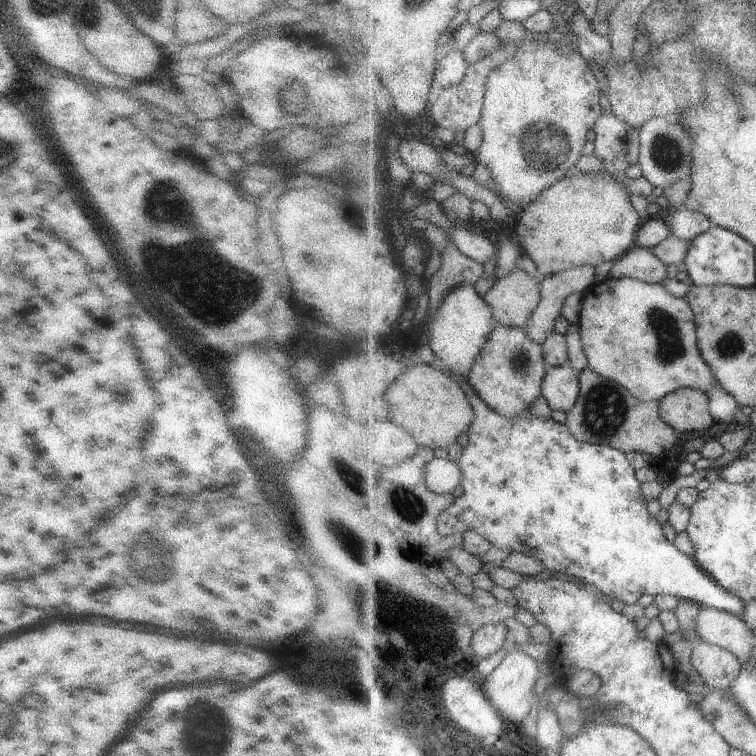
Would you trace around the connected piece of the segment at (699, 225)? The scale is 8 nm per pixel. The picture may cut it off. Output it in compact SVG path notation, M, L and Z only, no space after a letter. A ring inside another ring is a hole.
M687 208L672 209L667 218L670 228L674 230L672 234L680 240L690 242L698 236L705 234L712 228L714 222L703 214ZM674 211L674 212L671 212Z

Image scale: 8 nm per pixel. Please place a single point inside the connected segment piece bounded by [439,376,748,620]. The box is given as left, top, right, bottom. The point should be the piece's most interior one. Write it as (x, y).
(530, 485)

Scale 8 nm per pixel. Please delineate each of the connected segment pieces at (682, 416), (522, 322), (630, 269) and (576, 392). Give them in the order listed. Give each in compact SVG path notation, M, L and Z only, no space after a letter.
M683 388L661 400L661 415L683 437L706 432L717 423L712 416L711 397L704 390Z
M517 266L513 270L509 270L506 276L500 277L494 283L485 299L488 301L488 304L492 305L495 320L498 324L524 329L542 302L542 277L534 278L532 274L528 274L528 272Z
M636 246L615 262L609 278L632 278L648 283L664 284L666 280L670 280L668 266L652 252L652 249Z
M570 364L550 368L543 382L543 396L552 409L568 414L579 403L581 373Z

